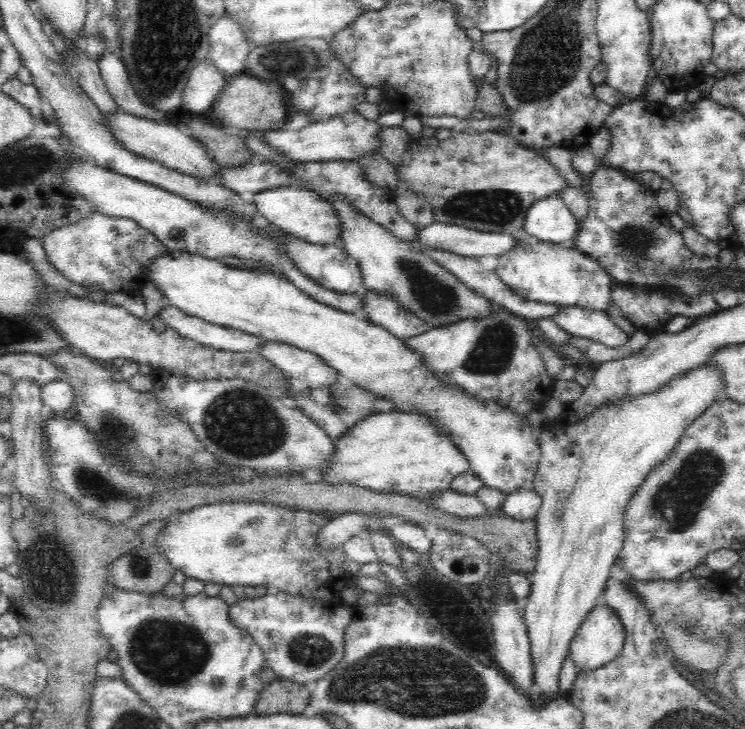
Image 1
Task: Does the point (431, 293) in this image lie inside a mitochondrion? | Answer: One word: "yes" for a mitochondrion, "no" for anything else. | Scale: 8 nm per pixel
yes

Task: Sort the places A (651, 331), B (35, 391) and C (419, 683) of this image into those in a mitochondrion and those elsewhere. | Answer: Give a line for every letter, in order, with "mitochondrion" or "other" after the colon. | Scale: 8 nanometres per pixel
A: other
B: other
C: mitochondrion

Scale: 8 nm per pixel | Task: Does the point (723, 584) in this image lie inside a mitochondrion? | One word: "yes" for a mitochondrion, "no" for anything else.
no

